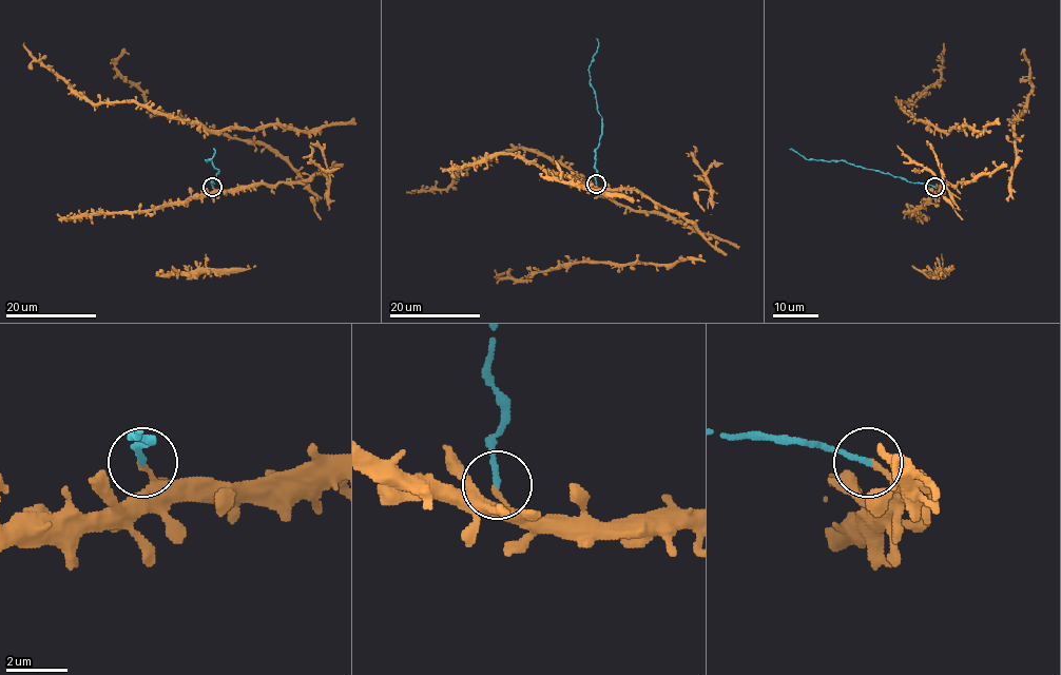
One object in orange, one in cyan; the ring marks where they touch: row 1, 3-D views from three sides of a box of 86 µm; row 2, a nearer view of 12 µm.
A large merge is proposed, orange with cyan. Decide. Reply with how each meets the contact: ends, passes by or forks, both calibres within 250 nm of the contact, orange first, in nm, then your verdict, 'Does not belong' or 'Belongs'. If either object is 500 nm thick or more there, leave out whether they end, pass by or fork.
At the ring orange ends. At the ring cyan ends. Thickness 180 nm (orange) against 180 nm. Does not belong

